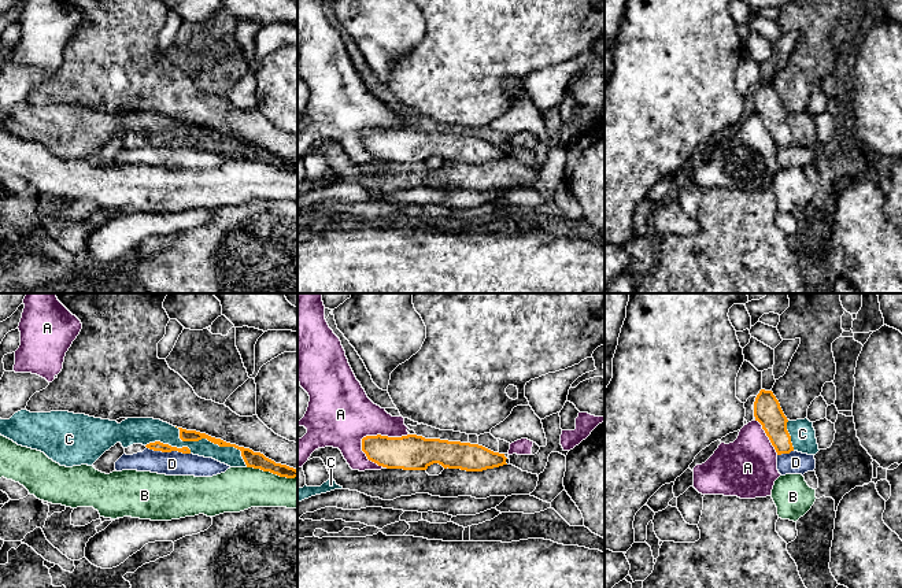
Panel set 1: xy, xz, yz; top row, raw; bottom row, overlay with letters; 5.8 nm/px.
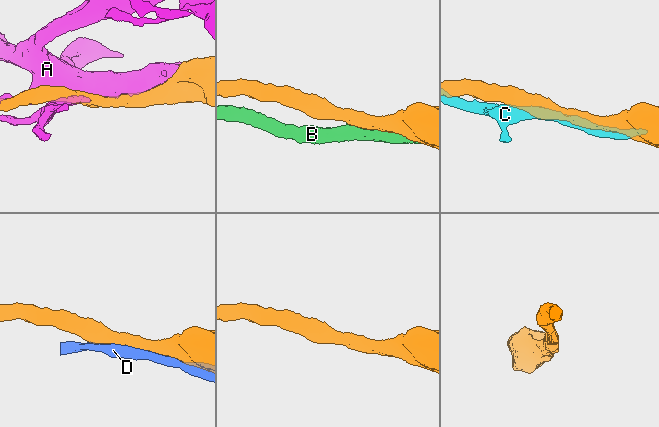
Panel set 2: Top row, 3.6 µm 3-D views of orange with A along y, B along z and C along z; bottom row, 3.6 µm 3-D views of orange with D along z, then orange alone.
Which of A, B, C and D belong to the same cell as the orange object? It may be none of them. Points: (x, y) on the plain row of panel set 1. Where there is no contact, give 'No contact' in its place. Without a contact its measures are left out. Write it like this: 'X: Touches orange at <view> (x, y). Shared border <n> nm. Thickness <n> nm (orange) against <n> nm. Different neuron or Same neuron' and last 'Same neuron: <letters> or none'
A: Touches orange at xz (380, 128). Shared border 300 nm. Thickness 200 nm (orange) against 360 nm. Different neuron
B: Touches orange at xy (272, 165). Shared border 300 nm. Thickness 100 nm (orange) against 260 nm. Different neuron
C: Touches orange at xy (211, 135). Shared border 500 nm. Thickness 80 nm (orange) against 110 nm. Different neuron
D: Touches orange at xy (169, 144). Shared border 260 nm. Thickness 60 nm (orange) against 140 nm. Different neuron
Same neuron: none

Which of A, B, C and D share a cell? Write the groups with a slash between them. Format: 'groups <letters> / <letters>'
groups A / B / C / D

